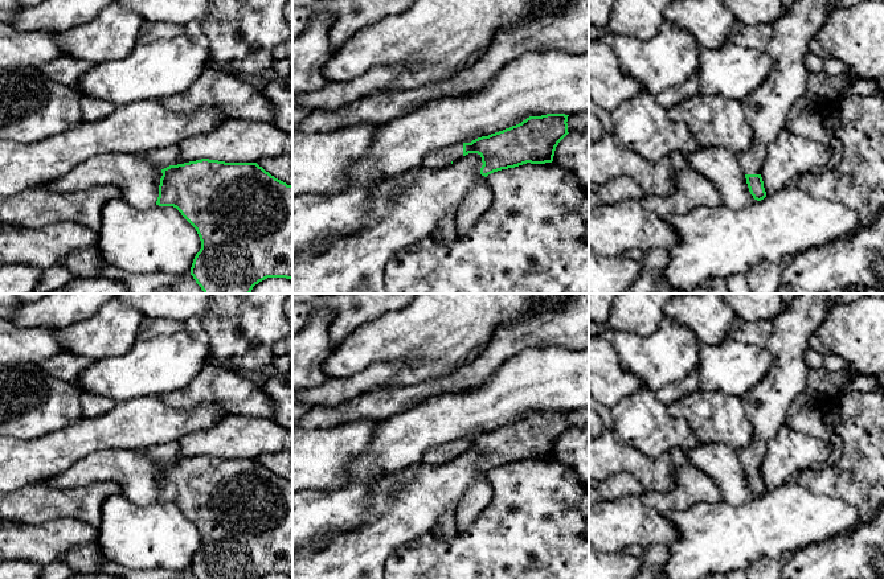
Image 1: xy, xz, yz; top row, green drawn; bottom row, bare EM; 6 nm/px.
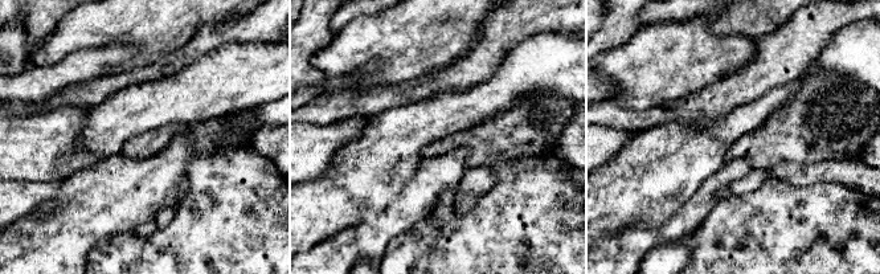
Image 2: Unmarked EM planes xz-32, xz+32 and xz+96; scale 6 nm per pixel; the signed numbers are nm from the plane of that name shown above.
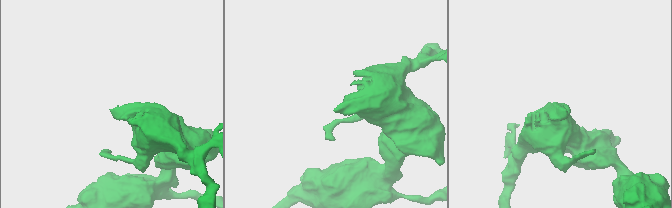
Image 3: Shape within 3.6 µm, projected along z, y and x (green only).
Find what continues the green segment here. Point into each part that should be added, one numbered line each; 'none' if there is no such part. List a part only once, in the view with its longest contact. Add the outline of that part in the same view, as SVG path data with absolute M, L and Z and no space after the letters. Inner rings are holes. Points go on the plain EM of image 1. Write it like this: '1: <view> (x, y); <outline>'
1: yz (766, 405); M795 293L785 312L773 320L773 333L765 346L772 356L772 366L761 382L741 397L745 416L754 431L749 445L737 451L745 471L760 471L766 444L786 423L793 401L805 393L810 370L805 362L805 353L810 348L809 338L817 333L826 315L834 308L832 300L840 295L843 293Z

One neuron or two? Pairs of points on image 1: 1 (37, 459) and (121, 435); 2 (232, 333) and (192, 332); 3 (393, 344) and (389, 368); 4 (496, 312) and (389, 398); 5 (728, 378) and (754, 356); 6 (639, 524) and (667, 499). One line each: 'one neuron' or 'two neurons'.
1: one neuron
2: two neurons
3: two neurons
4: two neurons
5: one neuron
6: two neurons

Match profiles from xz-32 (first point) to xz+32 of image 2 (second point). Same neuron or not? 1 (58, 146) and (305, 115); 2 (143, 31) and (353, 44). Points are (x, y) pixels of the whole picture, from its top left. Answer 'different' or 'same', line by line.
1: different
2: same

